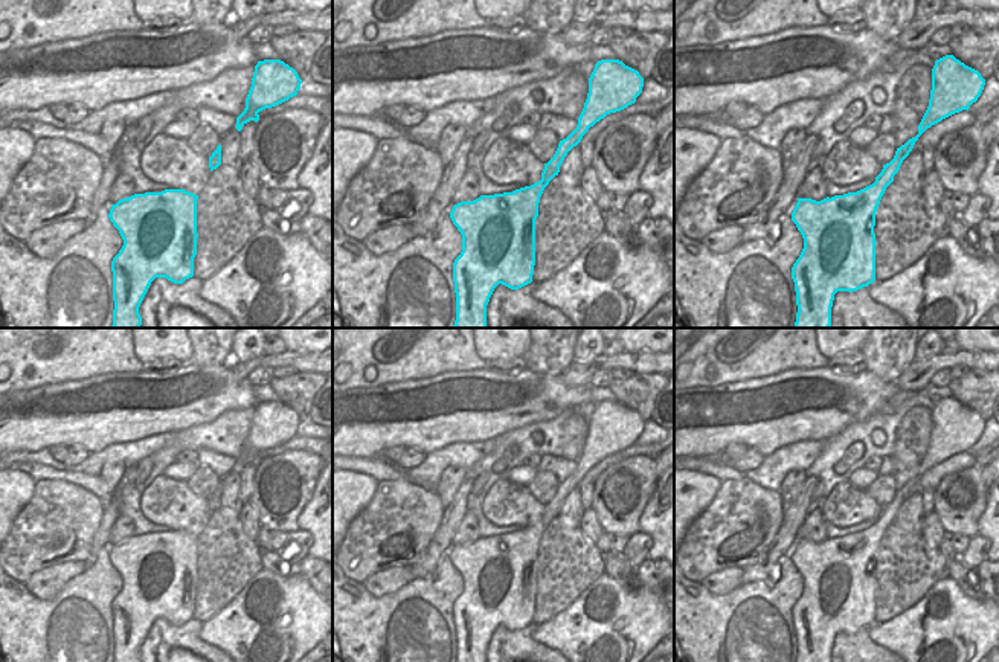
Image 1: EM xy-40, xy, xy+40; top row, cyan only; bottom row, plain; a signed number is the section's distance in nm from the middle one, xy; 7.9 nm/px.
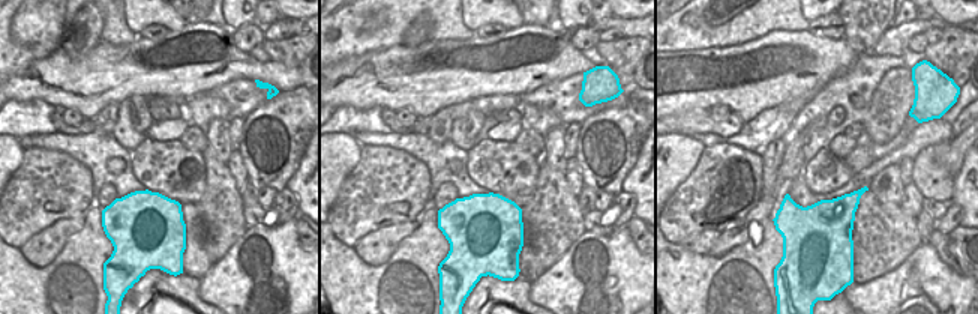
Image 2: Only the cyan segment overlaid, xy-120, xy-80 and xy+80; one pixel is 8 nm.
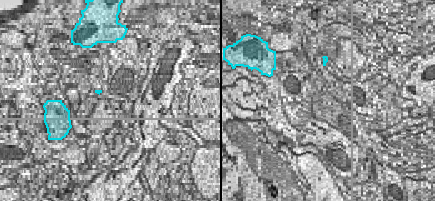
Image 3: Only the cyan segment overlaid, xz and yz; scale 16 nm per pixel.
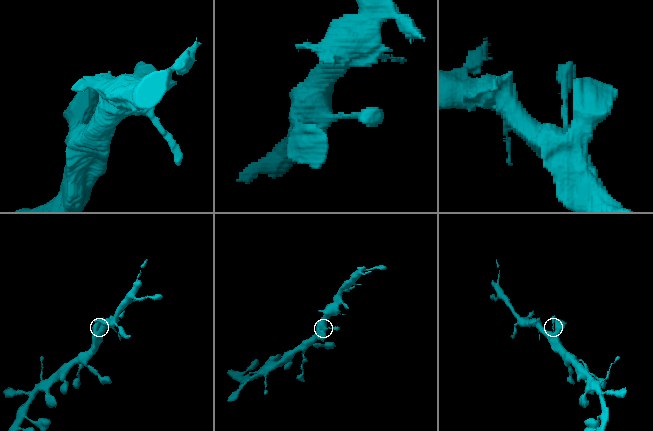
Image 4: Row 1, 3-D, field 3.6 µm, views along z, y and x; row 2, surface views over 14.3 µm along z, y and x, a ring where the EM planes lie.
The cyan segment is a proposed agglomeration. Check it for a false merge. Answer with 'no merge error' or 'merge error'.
no merge error

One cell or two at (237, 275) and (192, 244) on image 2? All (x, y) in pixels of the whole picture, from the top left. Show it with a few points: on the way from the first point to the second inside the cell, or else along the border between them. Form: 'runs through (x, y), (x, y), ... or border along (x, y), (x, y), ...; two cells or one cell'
border along (212, 265), (201, 278); two cells

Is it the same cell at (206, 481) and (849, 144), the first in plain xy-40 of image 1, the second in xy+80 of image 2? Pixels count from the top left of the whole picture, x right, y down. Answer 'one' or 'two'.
two

